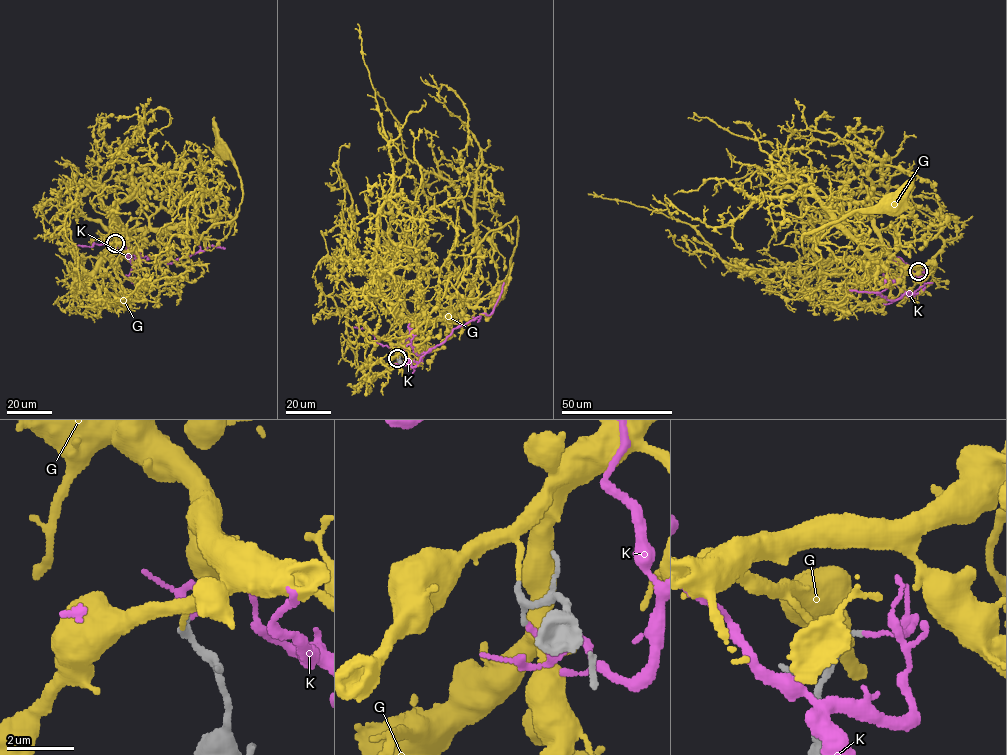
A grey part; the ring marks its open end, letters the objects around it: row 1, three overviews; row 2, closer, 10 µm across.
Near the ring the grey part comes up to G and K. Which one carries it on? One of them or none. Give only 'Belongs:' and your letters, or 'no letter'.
Belongs: G

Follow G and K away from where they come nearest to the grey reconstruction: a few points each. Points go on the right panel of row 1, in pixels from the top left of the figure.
G: (918, 272), (892, 257), (880, 267), (820, 273), (817, 257), (802, 248), (805, 233), (894, 202)
K: (921, 272), (924, 289), (892, 301), (880, 293), (849, 290)

